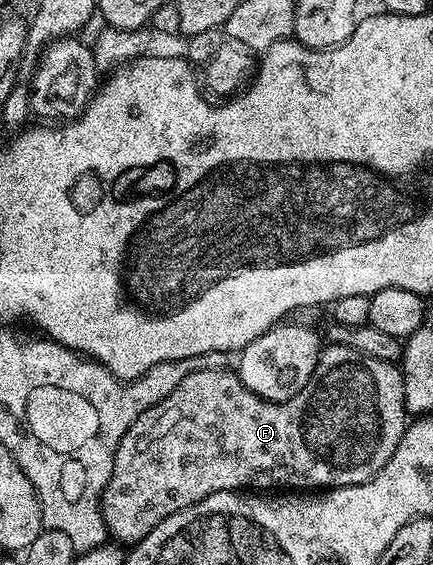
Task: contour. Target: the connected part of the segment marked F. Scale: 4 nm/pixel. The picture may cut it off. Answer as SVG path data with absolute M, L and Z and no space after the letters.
M330 344L321 349L318 357L318 365L304 390L292 398L288 398L282 404L271 400L260 398L252 394L242 385L237 371L223 370L220 368L209 368L208 370L196 370L188 374L156 406L144 410L136 418L134 425L124 434L120 446L114 455L112 474L108 478L108 486L102 492L102 517L106 523L107 533L119 545L133 546L141 542L151 530L164 518L200 502L217 492L237 492L239 490L329 490L331 488L343 488L353 484L364 484L373 478L377 472L392 458L400 438L406 433L408 413L406 411L406 399L404 398L404 382L402 381L402 370L397 363L389 364L380 358L372 358L360 354L351 348L345 348L339 344Z

